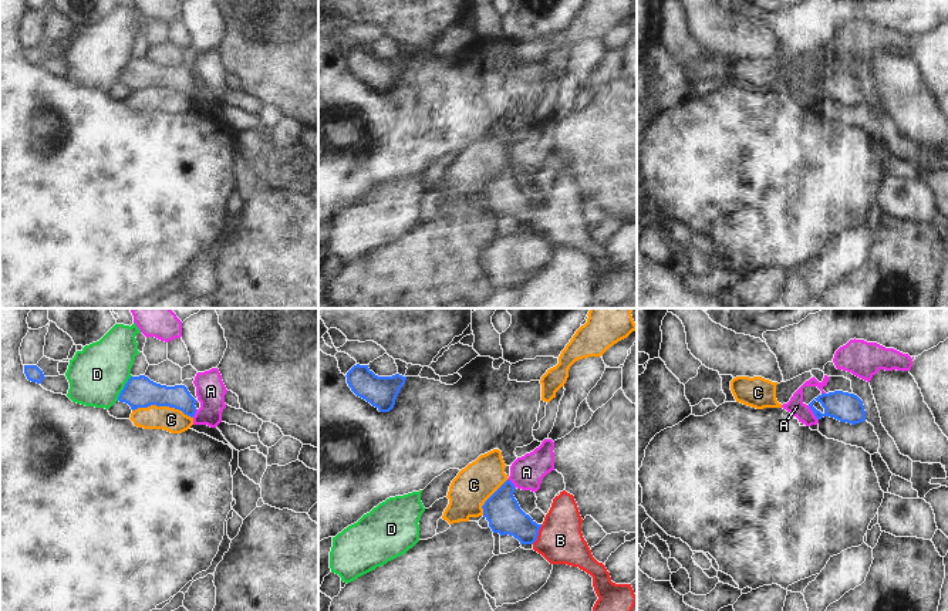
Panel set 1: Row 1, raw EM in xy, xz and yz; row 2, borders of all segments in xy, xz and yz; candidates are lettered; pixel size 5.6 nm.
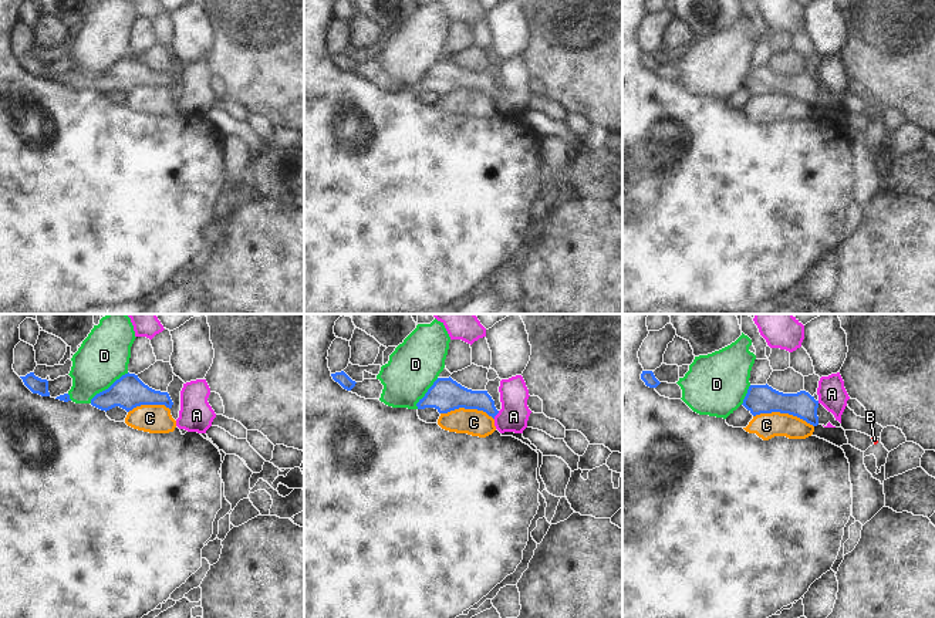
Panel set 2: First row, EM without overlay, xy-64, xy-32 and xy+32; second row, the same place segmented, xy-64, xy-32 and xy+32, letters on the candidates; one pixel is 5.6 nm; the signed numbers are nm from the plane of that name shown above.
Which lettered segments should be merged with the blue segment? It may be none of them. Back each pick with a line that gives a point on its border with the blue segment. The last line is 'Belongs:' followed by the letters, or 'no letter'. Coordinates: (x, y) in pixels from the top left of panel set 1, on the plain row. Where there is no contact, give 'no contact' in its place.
B: xz (537, 216)
Belongs: B

